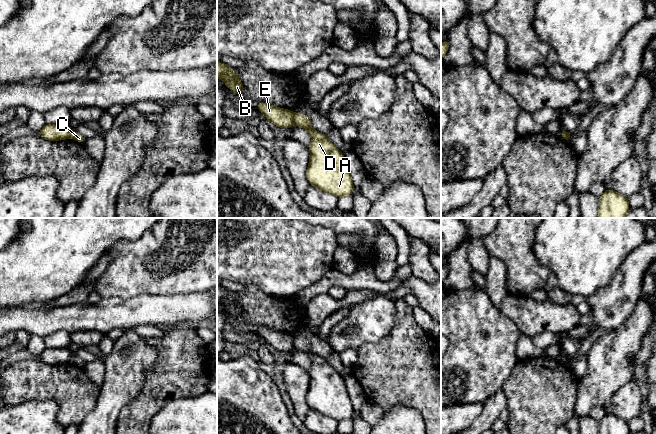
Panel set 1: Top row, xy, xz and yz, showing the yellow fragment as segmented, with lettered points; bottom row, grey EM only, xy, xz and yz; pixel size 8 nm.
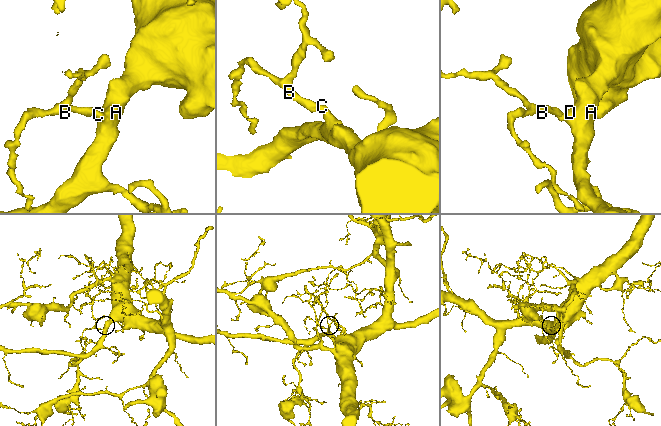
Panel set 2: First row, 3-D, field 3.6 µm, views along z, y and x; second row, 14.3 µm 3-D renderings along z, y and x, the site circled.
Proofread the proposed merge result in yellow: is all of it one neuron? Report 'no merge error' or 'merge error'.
merge error

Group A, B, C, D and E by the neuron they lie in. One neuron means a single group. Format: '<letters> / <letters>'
A C D / B E

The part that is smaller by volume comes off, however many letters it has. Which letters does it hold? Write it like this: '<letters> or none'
B, E

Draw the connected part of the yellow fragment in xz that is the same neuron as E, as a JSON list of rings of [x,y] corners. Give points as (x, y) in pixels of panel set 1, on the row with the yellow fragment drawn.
[[[263,102],[257,103],[256,107],[261,111],[266,120],[271,121],[279,128],[289,129],[294,124],[295,113],[291,110],[279,108]]]

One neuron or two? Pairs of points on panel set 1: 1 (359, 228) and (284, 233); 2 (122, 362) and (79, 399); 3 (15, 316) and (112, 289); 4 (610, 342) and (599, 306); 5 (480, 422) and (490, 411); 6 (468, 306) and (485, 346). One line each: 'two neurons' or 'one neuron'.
1: two neurons
2: two neurons
3: two neurons
4: two neurons
5: one neuron
6: one neuron

